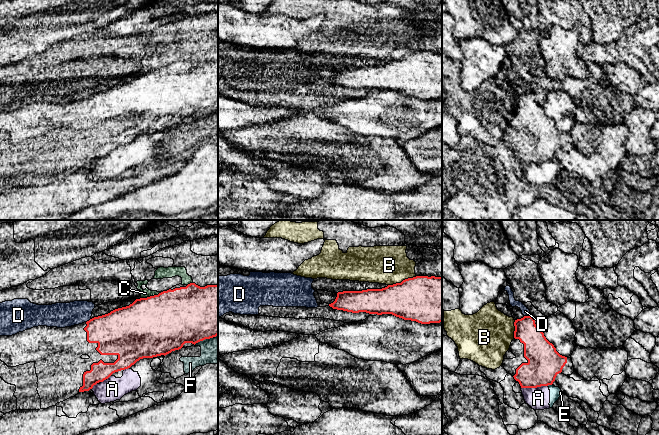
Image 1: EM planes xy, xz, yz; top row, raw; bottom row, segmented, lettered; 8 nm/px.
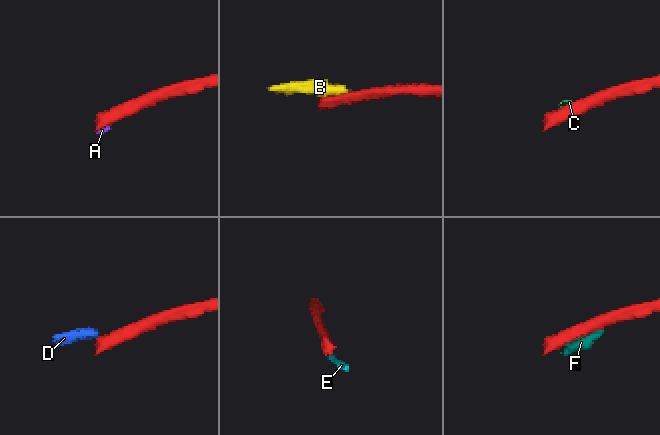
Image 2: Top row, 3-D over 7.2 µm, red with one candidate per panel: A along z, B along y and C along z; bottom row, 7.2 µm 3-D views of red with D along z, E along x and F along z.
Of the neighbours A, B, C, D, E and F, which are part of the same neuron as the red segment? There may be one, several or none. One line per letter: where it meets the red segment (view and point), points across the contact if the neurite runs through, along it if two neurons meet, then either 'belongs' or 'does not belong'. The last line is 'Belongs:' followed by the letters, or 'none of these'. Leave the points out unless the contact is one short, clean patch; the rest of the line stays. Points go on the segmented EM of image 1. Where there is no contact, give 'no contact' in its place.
A: meets red in yz at (534, 387); does not belong
B: meets red in xz at (403, 280); does not belong
C: meets red in xy at (151, 296); does not belong
D: meets red in yz at (527, 316); border along yz (524, 315), (529, 316); does not belong
E: meets red in yz at (549, 384); border along yz (551, 384), (547, 385); does not belong
F: meets red in xy at (203, 339); does not belong
Belongs: none of these

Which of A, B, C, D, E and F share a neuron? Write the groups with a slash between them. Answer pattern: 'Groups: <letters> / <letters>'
Groups: A E / B / C D / F

